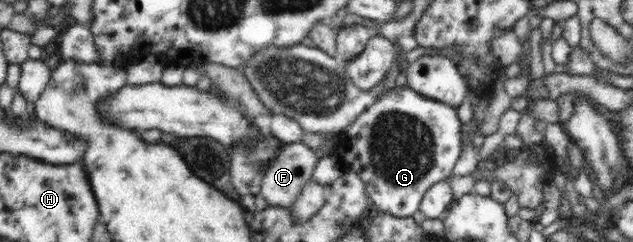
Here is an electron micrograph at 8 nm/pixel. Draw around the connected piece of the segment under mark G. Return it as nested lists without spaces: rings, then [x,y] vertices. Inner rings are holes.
[[[394,86],[391,90],[383,93],[379,96],[378,99],[367,109],[363,109],[348,127],[345,128],[340,136],[340,140],[337,145],[336,151],[341,156],[341,159],[344,161],[348,171],[355,172],[359,177],[365,182],[365,187],[369,197],[373,200],[375,207],[378,207],[385,214],[392,216],[407,217],[413,215],[418,211],[421,198],[424,193],[429,189],[429,187],[435,185],[436,183],[448,181],[451,171],[456,161],[459,159],[459,156],[462,154],[462,148],[460,144],[463,139],[460,137],[462,123],[457,117],[457,109],[440,103],[439,101],[434,101],[433,99],[424,97],[422,94],[419,94],[417,91],[413,90],[411,86]]]

